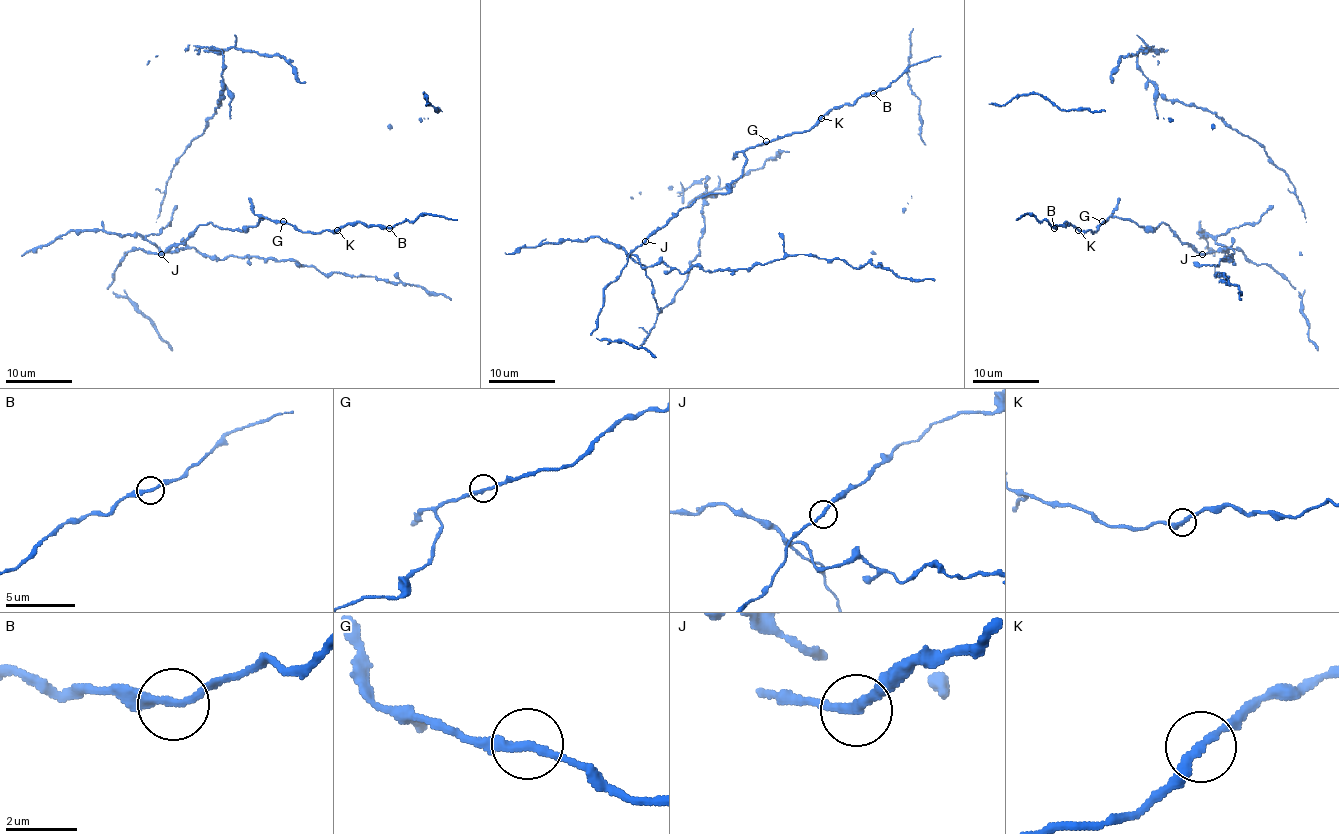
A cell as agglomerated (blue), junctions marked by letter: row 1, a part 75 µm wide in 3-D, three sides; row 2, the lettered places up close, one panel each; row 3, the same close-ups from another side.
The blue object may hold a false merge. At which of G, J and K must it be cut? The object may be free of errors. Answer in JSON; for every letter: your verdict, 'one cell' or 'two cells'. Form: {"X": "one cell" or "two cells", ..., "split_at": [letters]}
{"G": "one cell", "J": "one cell", "K": "one cell", "split_at": []}

